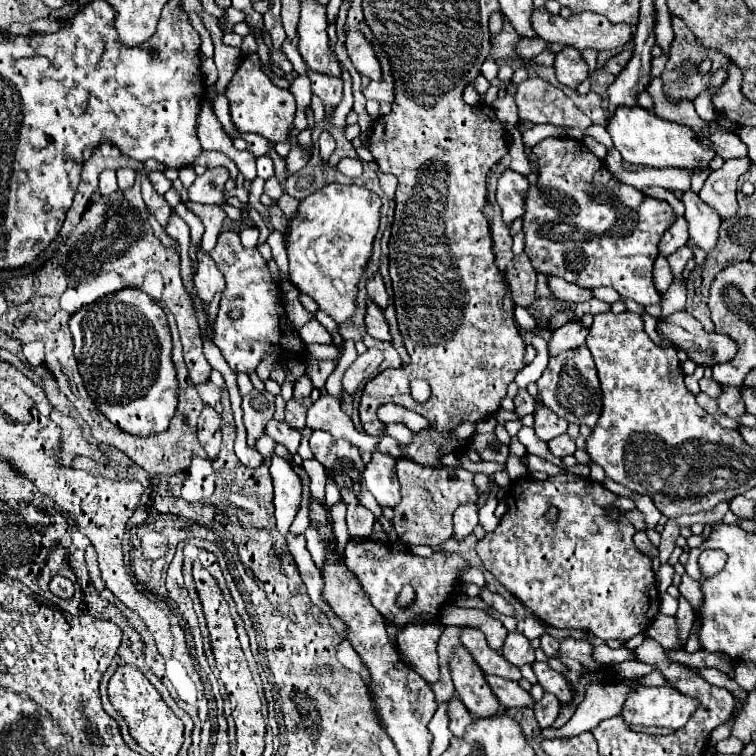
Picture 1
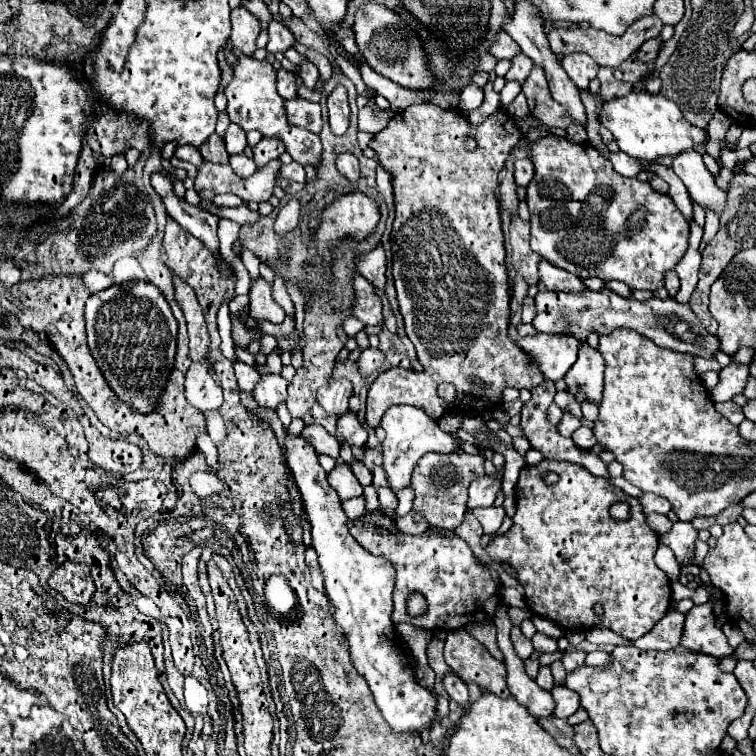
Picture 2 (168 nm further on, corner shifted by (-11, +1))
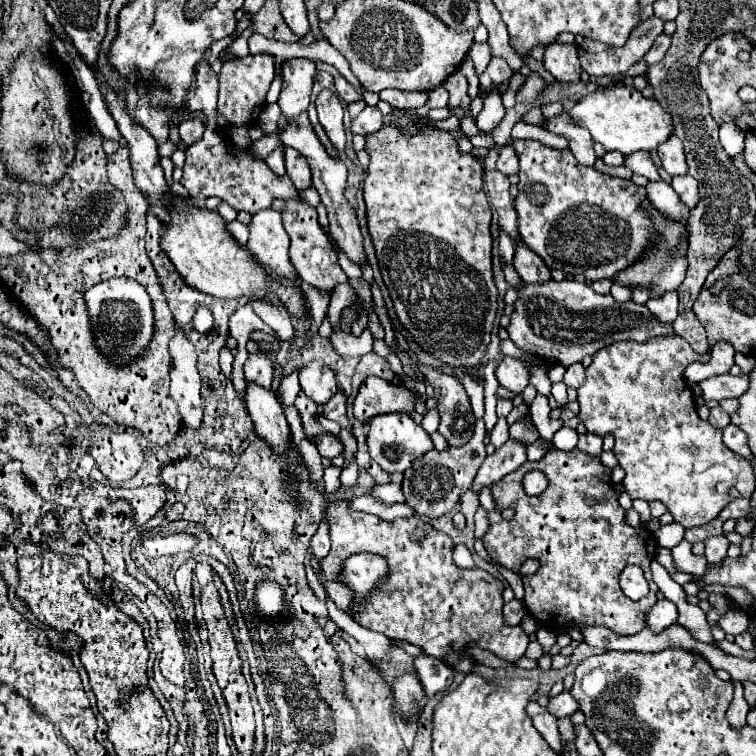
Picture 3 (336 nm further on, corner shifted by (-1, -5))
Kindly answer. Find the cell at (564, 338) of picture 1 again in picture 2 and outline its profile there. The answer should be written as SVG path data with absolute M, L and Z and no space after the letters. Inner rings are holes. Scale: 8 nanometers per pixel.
M545 335L517 337L519 347L531 355L533 363L539 365L545 379L557 381L567 373L567 369L577 361L577 351L581 341L567 335Z

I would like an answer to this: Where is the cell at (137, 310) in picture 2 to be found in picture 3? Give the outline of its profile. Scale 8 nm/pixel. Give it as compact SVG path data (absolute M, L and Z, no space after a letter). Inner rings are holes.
M109 279L91 287L85 293L95 341L101 351L113 359L115 363L127 363L137 355L143 355L143 347L147 347L149 337L153 335L153 309L147 291L133 279Z

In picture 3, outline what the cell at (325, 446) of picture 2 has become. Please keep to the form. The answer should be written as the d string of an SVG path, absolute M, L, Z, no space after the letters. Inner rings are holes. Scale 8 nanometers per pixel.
M323 433L323 435L317 435L317 437L313 439L313 443L317 445L321 457L333 459L333 457L337 457L337 455L343 453L343 443L341 443L341 439L339 439L337 435Z

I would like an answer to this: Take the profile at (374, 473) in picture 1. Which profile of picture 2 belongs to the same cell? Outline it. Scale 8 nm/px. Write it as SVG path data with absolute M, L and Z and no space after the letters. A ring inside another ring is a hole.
M393 405L387 409L387 413L383 415L381 427L385 429L385 441L381 443L383 447L383 469L387 475L387 485L391 491L401 491L405 487L409 487L411 481L411 473L415 463L419 461L419 457L423 457L429 451L439 451L439 453L449 453L449 451L457 451L459 449L459 439L443 433L437 423L423 413L423 409L411 407L411 405Z

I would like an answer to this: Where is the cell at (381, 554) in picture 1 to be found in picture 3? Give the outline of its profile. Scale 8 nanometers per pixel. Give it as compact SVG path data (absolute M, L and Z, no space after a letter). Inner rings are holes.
M341 499L333 501L327 509L325 517L329 523L331 551L321 561L321 571L327 581L337 581L341 575L341 561L355 553L381 555L389 565L387 579L379 583L379 595L369 595L365 611L353 611L353 619L359 625L379 631L389 639L405 639L437 659L465 647L487 649L505 661L517 661L525 655L529 645L527 633L519 625L509 627L503 619L503 583L485 569L457 567L449 535L433 529L419 515L383 521L377 515L351 509L349 501ZM415 527L427 531L421 545L409 539Z

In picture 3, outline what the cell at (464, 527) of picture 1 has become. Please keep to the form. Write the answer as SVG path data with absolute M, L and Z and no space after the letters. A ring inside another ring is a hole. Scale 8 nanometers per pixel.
M509 439L505 445L495 449L493 455L487 455L473 481L473 489L479 493L481 487L493 485L497 479L517 469L523 461L527 461L527 445Z

